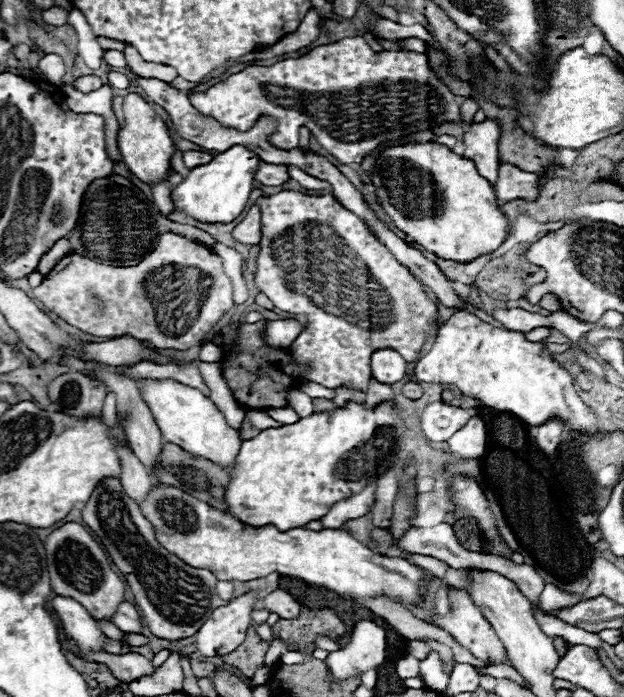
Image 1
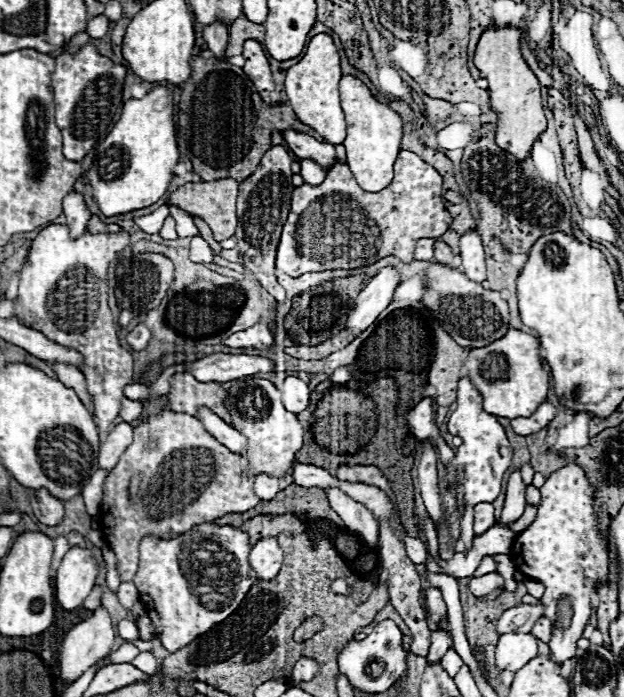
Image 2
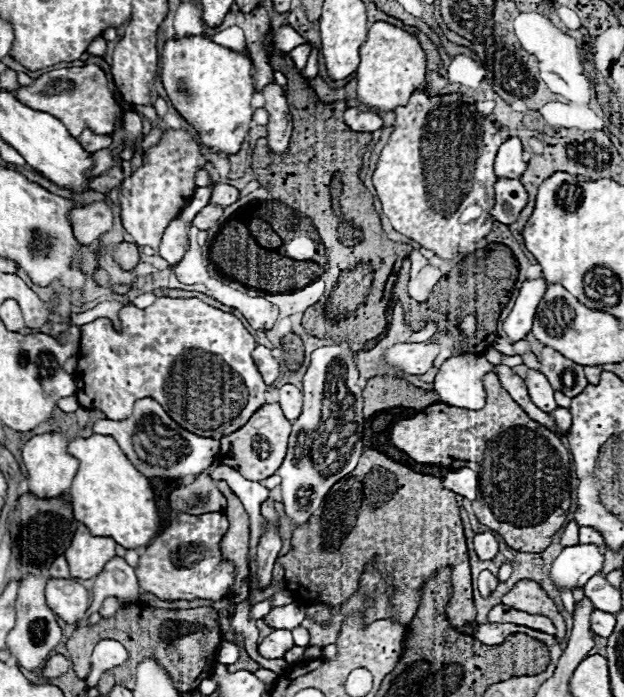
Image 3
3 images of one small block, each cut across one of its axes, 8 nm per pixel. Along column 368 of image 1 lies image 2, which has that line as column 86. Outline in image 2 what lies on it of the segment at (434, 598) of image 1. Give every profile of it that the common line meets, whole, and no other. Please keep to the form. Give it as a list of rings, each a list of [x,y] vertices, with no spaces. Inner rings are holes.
[[[70,548],[56,572],[56,598],[64,610],[78,608],[94,588],[98,560],[88,548]]]

